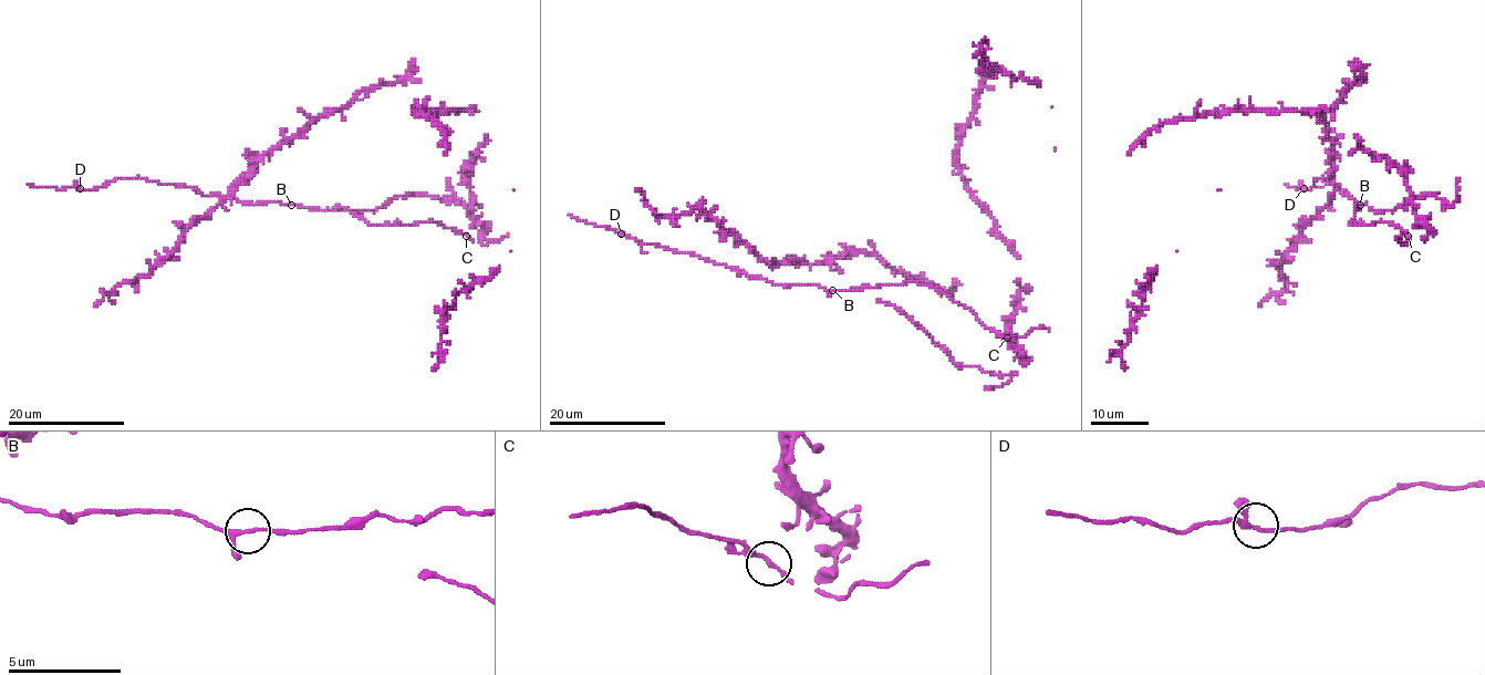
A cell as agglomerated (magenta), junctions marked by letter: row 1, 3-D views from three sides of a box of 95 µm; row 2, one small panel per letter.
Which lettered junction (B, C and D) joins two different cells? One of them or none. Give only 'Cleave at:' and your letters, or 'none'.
Cleave at: D

